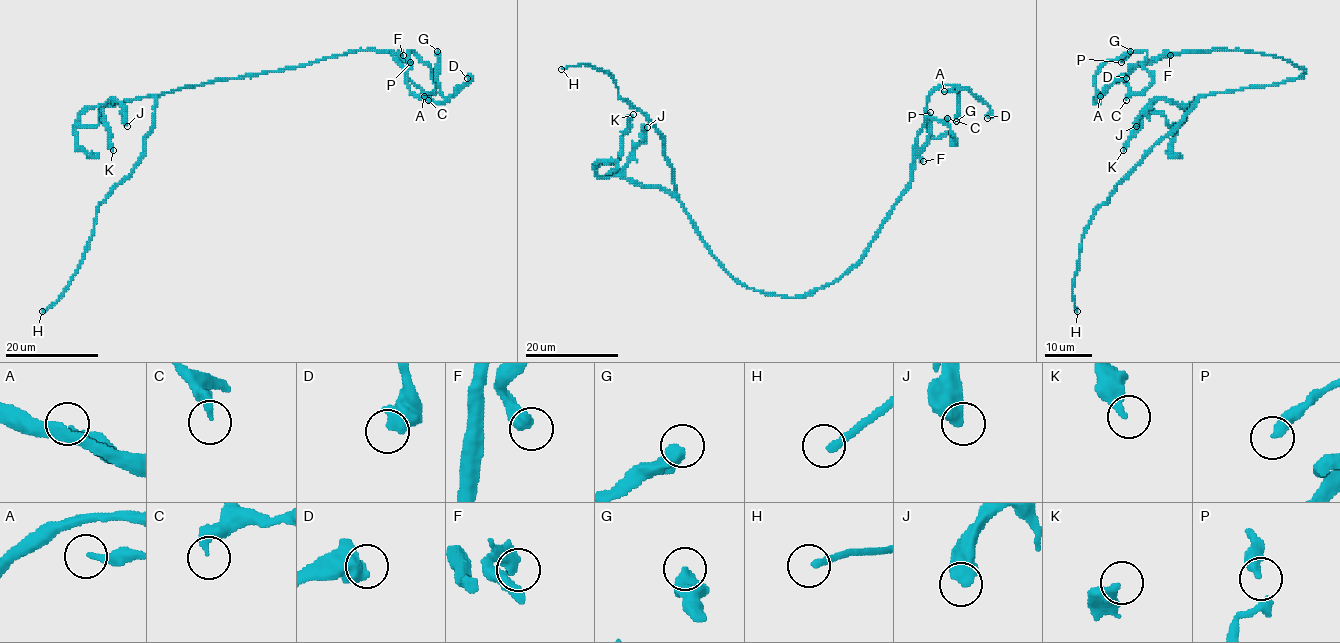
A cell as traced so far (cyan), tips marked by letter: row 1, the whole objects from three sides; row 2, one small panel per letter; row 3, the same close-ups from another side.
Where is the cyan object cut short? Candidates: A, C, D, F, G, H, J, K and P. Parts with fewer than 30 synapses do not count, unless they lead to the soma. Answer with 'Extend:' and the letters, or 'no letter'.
Extend: no letter

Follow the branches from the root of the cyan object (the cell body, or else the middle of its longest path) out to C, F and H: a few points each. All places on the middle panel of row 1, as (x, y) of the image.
C: (757, 290), (797, 297), (838, 280), (862, 257), (910, 182), (924, 120), (947, 118)
F: (757, 290), (797, 297), (838, 280), (862, 257), (910, 182), (914, 155), (923, 161)
H: (757, 290), (741, 285), (712, 254), (679, 200), (661, 133), (619, 96), (614, 78), (587, 64), (561, 69)

